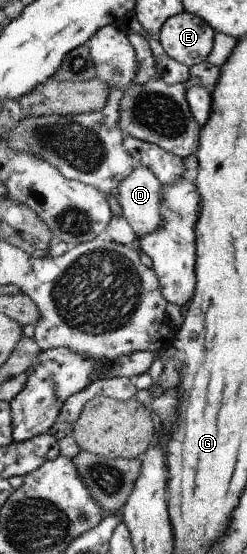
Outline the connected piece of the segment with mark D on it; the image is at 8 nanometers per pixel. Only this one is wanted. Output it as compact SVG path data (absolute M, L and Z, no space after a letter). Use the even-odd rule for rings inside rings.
M136 164L127 178L119 182L117 201L122 216L133 232L141 238L163 226L161 208L161 182L147 166Z

